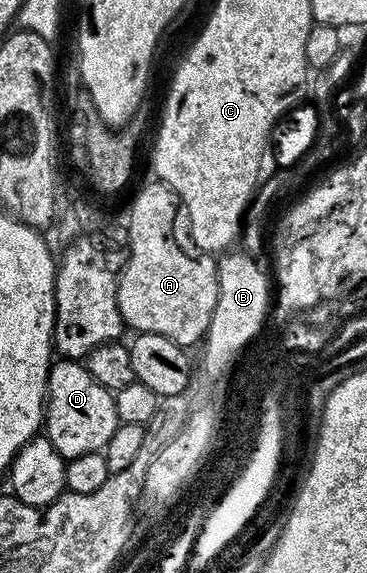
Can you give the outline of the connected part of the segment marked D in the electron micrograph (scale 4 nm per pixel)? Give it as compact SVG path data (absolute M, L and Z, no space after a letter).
M57 360L49 368L49 389L45 399L45 420L43 423L44 437L51 440L51 444L68 460L75 456L87 456L87 452L104 451L107 440L111 440L117 427L117 413L115 412L114 391L103 388L95 376L91 376L88 365L77 360Z

